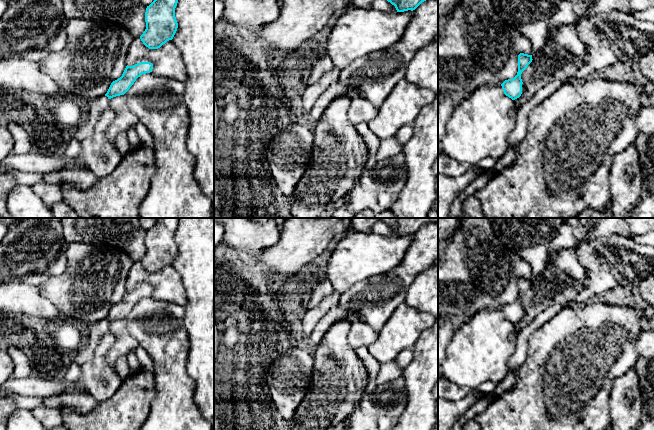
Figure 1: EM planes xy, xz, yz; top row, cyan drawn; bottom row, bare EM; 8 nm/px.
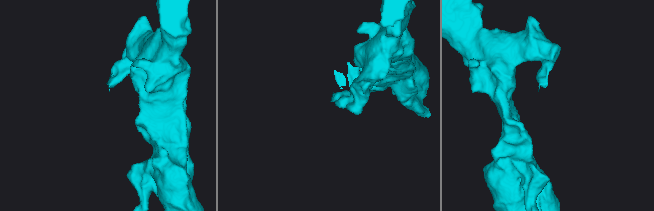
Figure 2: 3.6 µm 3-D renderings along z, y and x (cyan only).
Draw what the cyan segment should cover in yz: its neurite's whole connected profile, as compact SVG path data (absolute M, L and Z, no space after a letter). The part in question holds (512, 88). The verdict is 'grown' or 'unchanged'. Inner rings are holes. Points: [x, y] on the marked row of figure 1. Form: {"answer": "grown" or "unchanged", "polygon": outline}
{"answer": "unchanged", "polygon": "M520 53L518 55L518 72L517 75L512 78L505 80L501 86L504 91L504 94L515 100L519 98L522 94L522 79L521 74L522 72L528 67L528 65L532 62L532 55Z"}

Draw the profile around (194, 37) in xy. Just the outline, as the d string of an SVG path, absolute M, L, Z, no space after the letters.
M178 0L178 23L172 39L180 50L187 74L184 102L189 113L186 145L195 159L194 178L211 200L214 213L214 0Z

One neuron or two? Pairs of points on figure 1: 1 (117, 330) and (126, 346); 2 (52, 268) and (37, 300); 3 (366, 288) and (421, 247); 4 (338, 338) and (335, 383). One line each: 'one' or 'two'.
1: one
2: two
3: one
4: one

